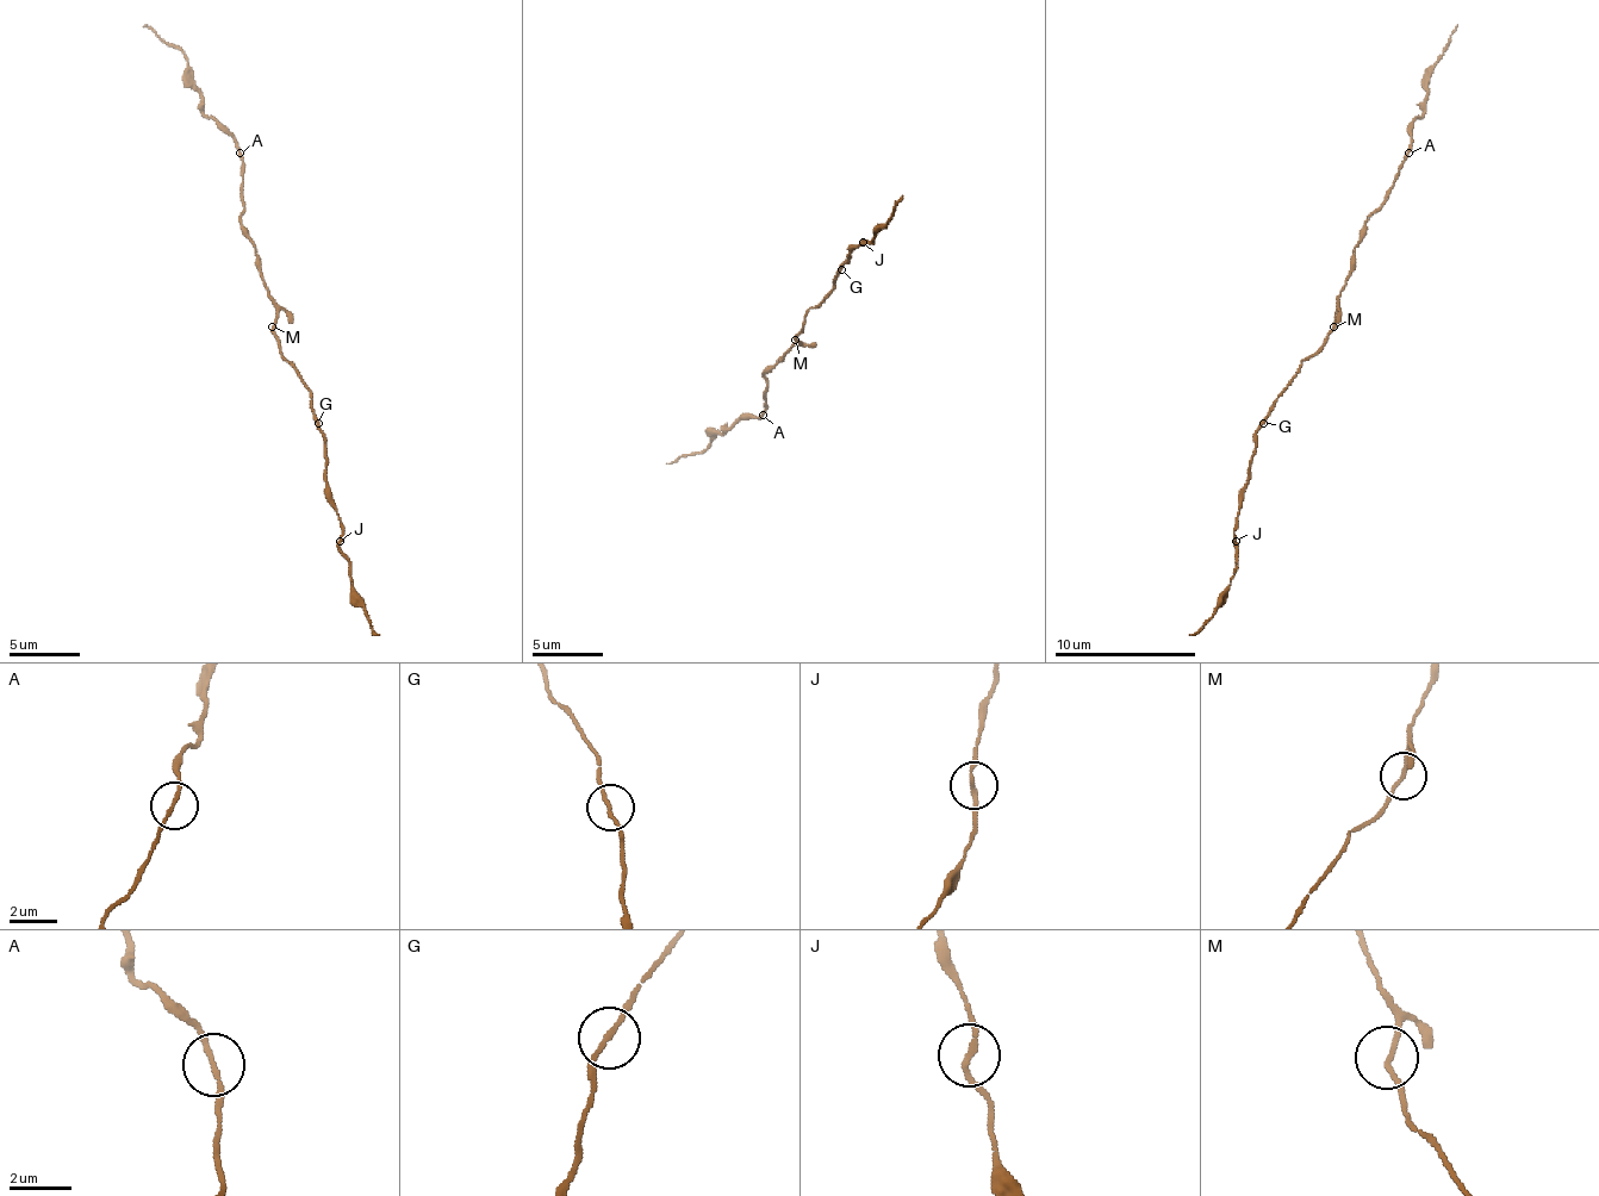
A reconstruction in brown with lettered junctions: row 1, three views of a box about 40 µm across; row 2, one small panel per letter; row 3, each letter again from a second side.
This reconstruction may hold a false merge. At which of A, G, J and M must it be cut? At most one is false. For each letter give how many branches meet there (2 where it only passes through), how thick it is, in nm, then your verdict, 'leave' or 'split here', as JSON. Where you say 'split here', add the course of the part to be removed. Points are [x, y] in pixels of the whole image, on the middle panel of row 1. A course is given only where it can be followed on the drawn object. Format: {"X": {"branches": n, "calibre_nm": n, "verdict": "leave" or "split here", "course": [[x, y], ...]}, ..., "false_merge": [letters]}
{"A": {"branches": 2, "calibre_nm": 150, "verdict": "leave"}, "G": {"branches": 2, "calibre_nm": 160, "verdict": "leave"}, "J": {"branches": 2, "calibre_nm": 160, "verdict": "leave"}, "M": {"branches": 2, "calibre_nm": 160, "verdict": "leave"}, "false_merge": []}

